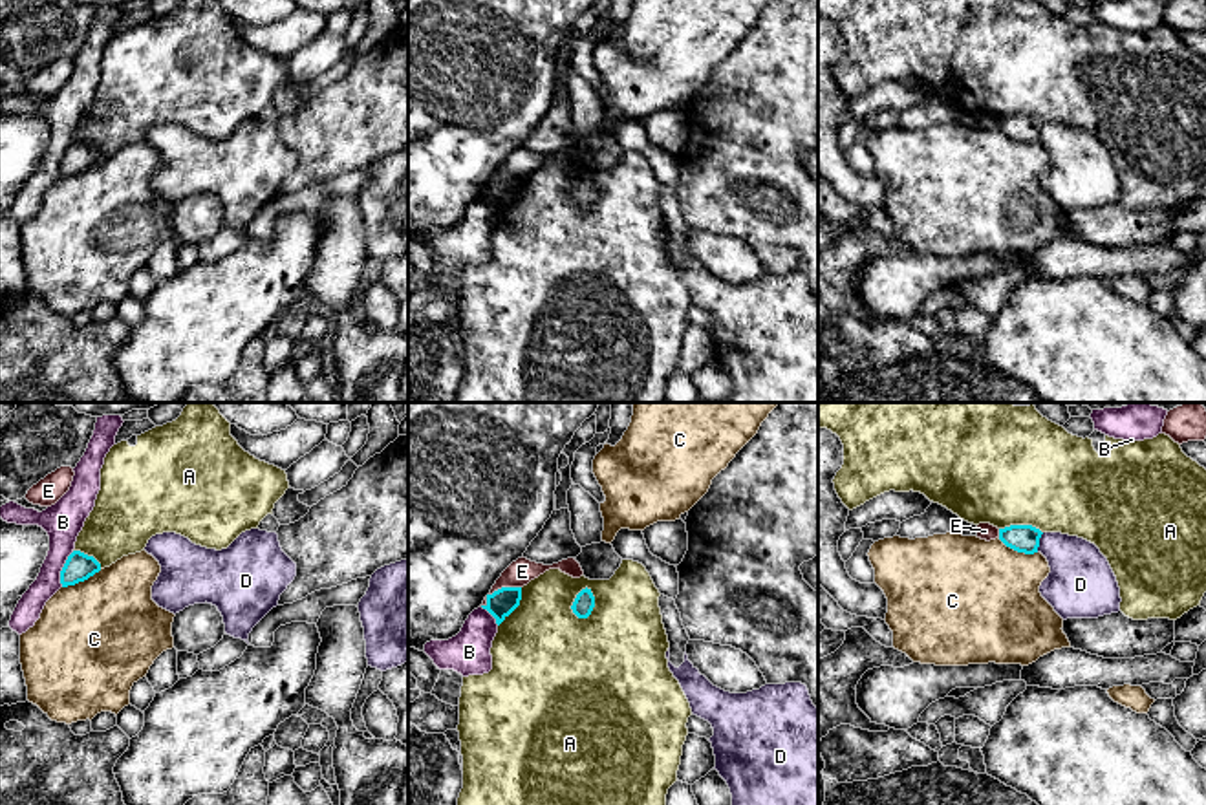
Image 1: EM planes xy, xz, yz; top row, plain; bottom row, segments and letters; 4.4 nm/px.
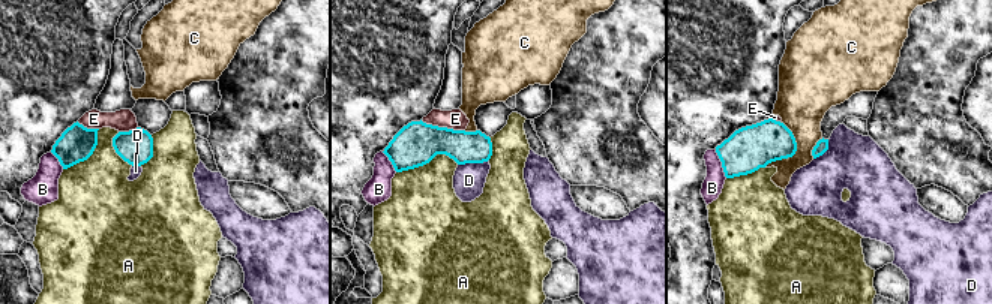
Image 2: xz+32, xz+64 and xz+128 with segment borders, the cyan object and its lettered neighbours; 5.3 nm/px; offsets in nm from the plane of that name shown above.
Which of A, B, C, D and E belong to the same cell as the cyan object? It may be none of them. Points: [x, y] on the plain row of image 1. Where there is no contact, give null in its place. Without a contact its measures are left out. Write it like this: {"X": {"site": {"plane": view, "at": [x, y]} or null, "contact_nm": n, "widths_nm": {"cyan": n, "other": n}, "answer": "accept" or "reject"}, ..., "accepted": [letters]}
{"A": {"site": {"plane": "xz", "at": [573, 193]}, "contact_nm": 160, "widths_nm": {"cyan": 90, "other": 420}, "answer": "reject"}, "B": {"site": {"plane": "xy", "at": [63, 160]}, "contact_nm": 170, "widths_nm": {"cyan": 120, "other": 170}, "answer": "reject"}, "C": {"site": {"plane": "xy", "at": [81, 171]}, "contact_nm": 190, "widths_nm": {"cyan": 120, "other": 500}, "answer": "reject"}, "D": {"site": {"plane": "yz", "at": [1038, 132]}, "contact_nm": 90, "widths_nm": {"cyan": 130, "other": 280}, "answer": "reject"}, "E": {"site": {"plane": "xz", "at": [498, 180]}, "contact_nm": 200, "widths_nm": {"cyan": 120, "other": 110}, "answer": "reject"}, "accepted": []}

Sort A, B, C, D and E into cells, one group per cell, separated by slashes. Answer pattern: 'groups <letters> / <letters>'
groups A / B / C / D / E

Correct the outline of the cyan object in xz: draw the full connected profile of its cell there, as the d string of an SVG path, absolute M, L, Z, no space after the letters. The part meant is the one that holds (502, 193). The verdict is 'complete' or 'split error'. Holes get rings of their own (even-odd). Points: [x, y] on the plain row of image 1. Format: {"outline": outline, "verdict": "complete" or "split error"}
{"outline": "M501 177L487 185L487 194L481 198L487 199L500 216L520 196L520 190L522 177Z", "verdict": "complete"}

